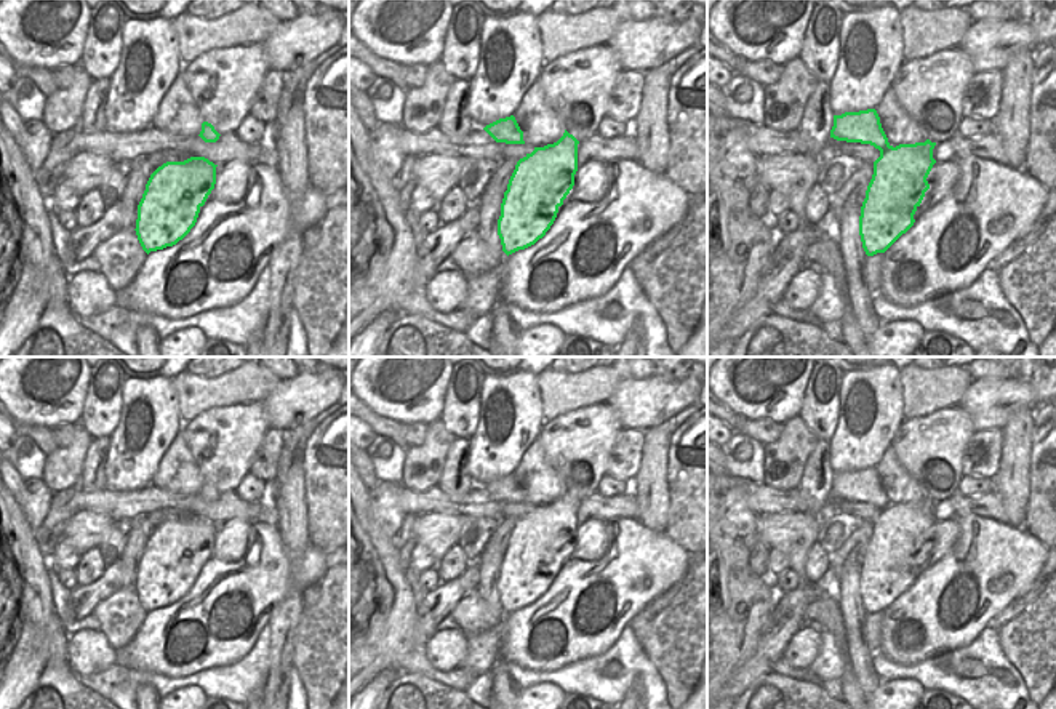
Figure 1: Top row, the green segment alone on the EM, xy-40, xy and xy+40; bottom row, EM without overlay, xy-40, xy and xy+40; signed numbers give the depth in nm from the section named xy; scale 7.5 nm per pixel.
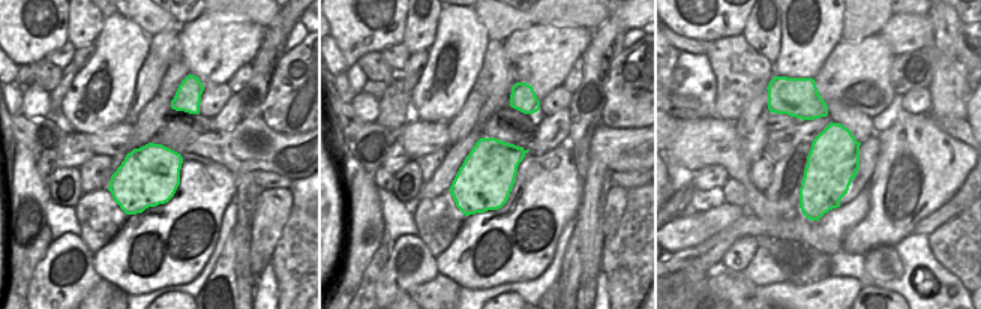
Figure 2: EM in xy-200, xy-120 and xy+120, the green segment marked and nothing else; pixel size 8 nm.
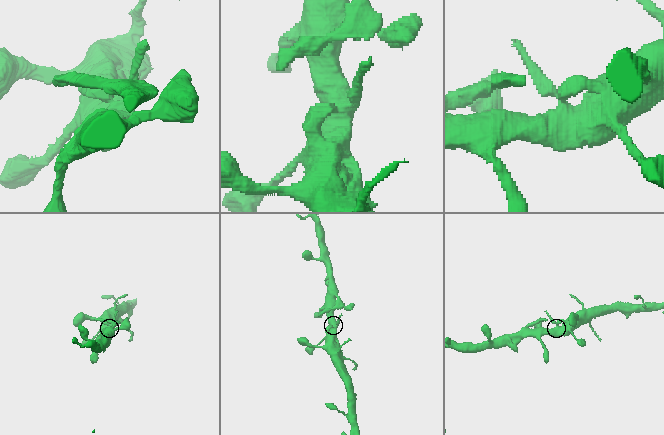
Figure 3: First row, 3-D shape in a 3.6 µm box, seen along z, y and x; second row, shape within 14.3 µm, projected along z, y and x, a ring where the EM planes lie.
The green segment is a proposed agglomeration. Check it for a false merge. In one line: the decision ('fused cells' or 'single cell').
single cell

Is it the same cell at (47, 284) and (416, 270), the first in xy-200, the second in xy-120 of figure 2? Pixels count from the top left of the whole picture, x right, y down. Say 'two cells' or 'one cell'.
one cell

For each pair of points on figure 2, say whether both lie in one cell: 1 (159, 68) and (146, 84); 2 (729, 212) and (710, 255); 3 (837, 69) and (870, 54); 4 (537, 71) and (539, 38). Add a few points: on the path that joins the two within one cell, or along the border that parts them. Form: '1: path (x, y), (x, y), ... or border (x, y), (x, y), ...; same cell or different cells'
1: path (155, 72), (149, 80); same cell
2: border (744, 210), (737, 219), (705, 240), (690, 246); different cells
3: path (845, 69), (855, 69), (863, 62); same cell
4: path (539, 63), (539, 45); same cell

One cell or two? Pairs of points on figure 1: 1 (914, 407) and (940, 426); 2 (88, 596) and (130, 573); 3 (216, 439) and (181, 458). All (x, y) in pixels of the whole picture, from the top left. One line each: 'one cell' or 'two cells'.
1: two cells
2: two cells
3: two cells

